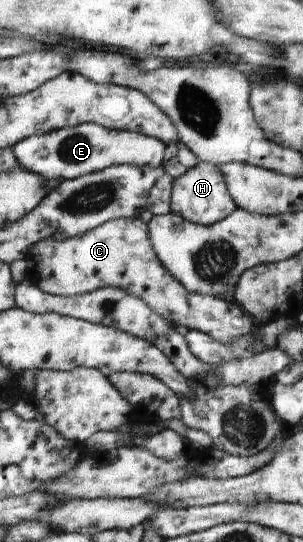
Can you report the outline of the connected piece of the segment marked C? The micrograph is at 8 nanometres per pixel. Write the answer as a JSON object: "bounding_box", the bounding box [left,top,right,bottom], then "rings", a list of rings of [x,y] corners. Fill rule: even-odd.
{"bounding_box":[27,218,255,345],"rings":[[[140,218],[115,219],[83,236],[64,241],[46,238],[28,248],[27,254],[36,262],[37,285],[50,295],[85,295],[97,289],[117,287],[147,302],[177,329],[199,331],[228,345],[243,337],[241,330],[255,328],[255,320],[237,304],[211,295],[190,293],[173,278],[157,254],[153,254],[148,224]]]}

